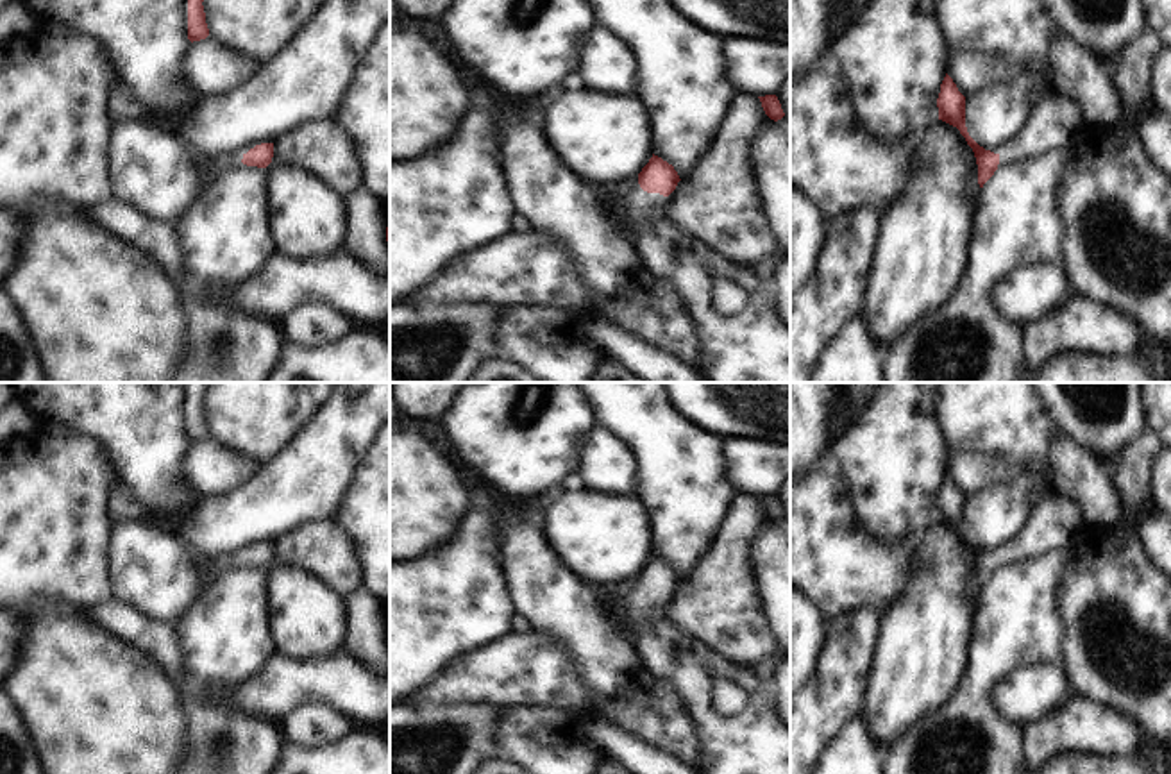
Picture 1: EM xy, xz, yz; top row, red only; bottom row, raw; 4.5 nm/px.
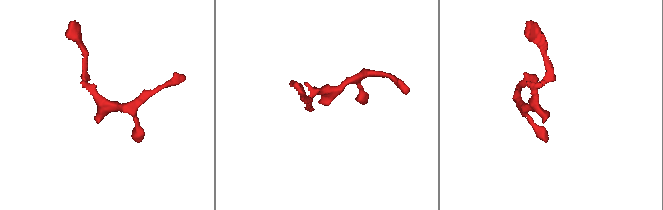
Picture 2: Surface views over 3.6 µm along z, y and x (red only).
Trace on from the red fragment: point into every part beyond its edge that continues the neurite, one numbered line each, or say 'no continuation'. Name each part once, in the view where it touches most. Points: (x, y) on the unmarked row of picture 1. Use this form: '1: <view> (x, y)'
1: xz (640, 608)

